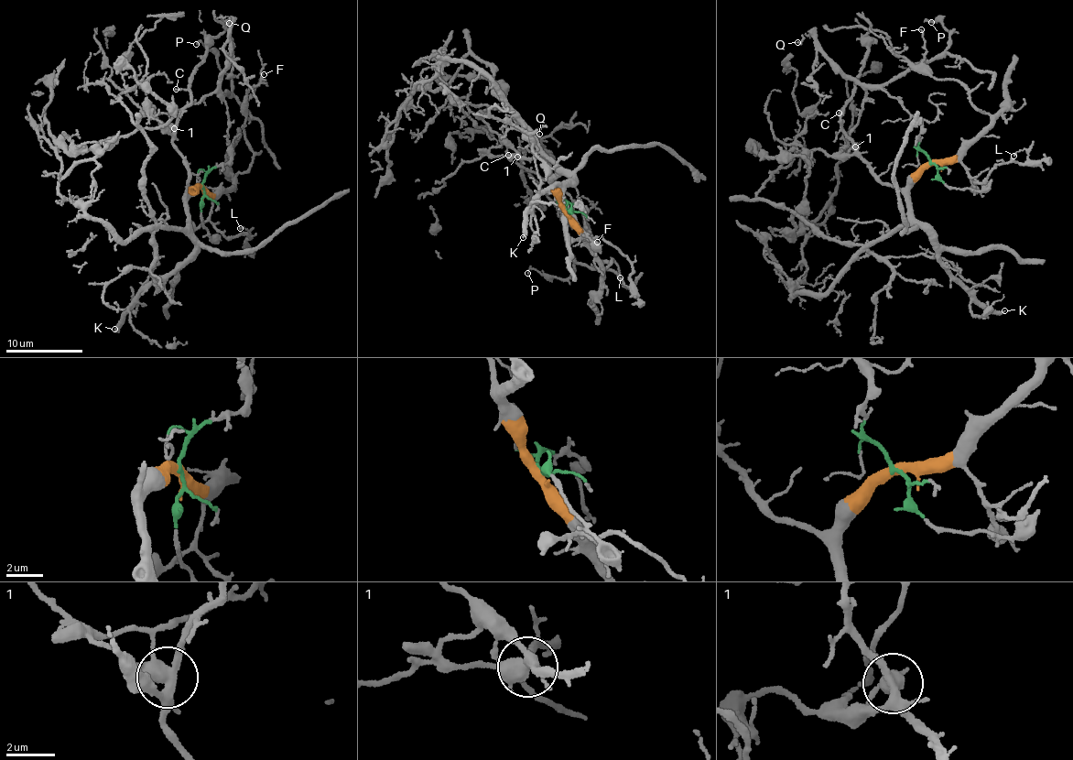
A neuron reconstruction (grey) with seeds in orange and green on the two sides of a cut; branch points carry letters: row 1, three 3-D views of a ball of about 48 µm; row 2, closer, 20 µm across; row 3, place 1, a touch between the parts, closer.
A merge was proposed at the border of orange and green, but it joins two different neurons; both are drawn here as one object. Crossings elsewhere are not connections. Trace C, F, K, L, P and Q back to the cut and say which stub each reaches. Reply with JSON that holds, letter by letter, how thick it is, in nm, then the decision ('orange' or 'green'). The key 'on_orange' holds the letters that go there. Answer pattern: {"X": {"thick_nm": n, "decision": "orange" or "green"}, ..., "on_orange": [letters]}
{"C": {"thick_nm": 160, "decision": "orange"}, "F": {"thick_nm": 130, "decision": "orange"}, "K": {"thick_nm": 320, "decision": "orange"}, "L": {"thick_nm": 140, "decision": "orange"}, "P": {"thick_nm": 80, "decision": "green"}, "Q": {"thick_nm": 160, "decision": "green"}, "on_orange": ["C", "F", "K", "L"]}

